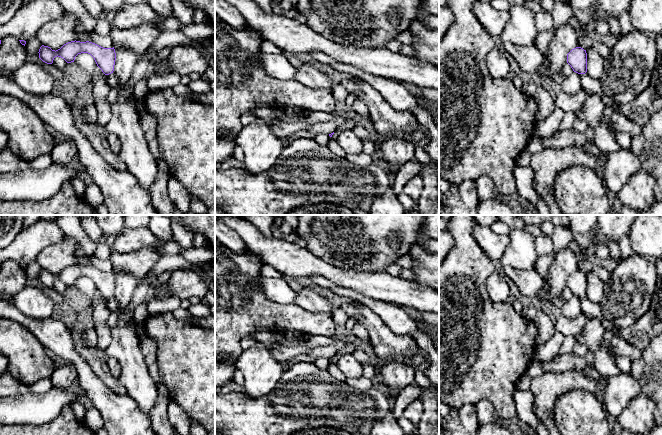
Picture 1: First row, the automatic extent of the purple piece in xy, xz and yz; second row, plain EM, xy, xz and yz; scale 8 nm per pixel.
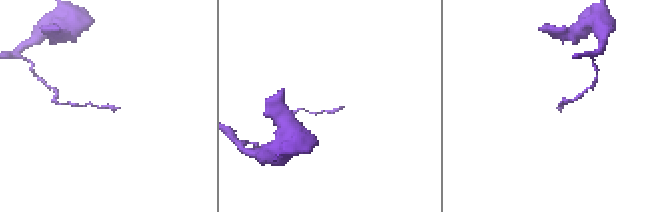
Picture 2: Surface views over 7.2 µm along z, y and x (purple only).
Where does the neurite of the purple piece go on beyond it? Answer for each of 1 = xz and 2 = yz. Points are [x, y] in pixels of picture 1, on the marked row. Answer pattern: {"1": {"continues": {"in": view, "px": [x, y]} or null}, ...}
{"1": {"continues": null}, "2": {"continues": null}}

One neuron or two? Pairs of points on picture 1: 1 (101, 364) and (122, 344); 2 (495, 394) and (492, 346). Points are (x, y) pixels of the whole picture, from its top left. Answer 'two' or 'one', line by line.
1: two
2: one

